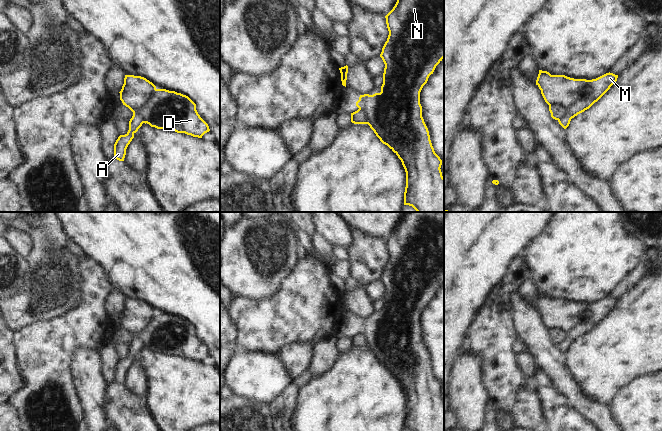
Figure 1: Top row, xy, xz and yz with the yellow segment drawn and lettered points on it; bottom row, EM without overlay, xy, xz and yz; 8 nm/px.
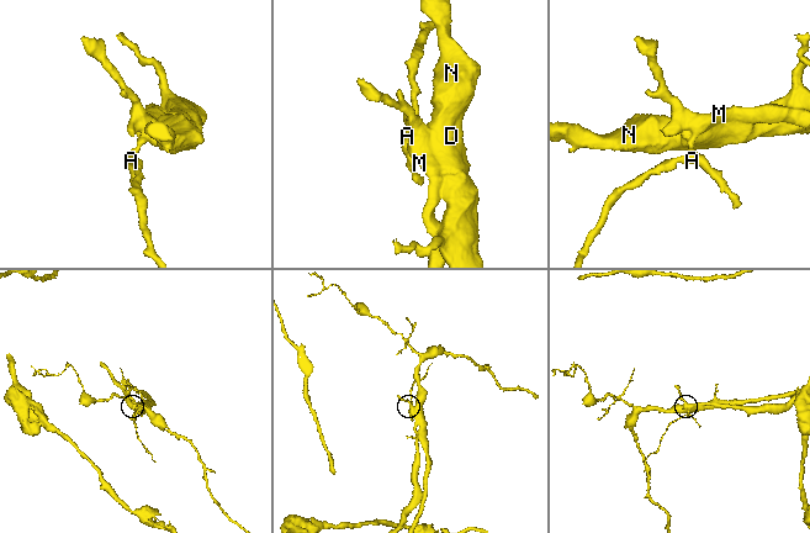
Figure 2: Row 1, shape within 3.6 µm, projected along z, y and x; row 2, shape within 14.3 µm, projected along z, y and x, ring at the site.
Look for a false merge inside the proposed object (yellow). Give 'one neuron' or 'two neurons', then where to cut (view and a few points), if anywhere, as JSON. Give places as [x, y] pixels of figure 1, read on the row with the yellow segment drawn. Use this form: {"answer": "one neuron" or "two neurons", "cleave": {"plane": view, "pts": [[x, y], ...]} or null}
{"answer": "two neurons", "cleave": {"plane": "xy", "pts": [[156, 89], [139, 110], [139, 116], [143, 122]]}}

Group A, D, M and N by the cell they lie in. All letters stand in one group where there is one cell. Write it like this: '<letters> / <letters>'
A M / D N

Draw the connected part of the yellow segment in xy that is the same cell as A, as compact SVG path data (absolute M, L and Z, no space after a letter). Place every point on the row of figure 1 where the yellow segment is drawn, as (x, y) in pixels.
M125 75L124 84L120 93L120 100L128 107L133 116L129 121L129 130L125 135L120 135L114 144L114 158L124 161L126 149L134 134L144 123L139 115L139 110L147 103L156 90L156 86L141 76Z

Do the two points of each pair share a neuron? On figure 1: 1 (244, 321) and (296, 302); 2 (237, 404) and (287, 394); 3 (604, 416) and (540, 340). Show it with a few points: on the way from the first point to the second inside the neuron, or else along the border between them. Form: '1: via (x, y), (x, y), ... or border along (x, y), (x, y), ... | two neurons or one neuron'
1: via (257, 321), (277, 321), (283, 315) | one neuron
2: via (249, 408), (273, 408), (275, 406) | one neuron
3: via (583, 403), (565, 385), (553, 361) | one neuron

